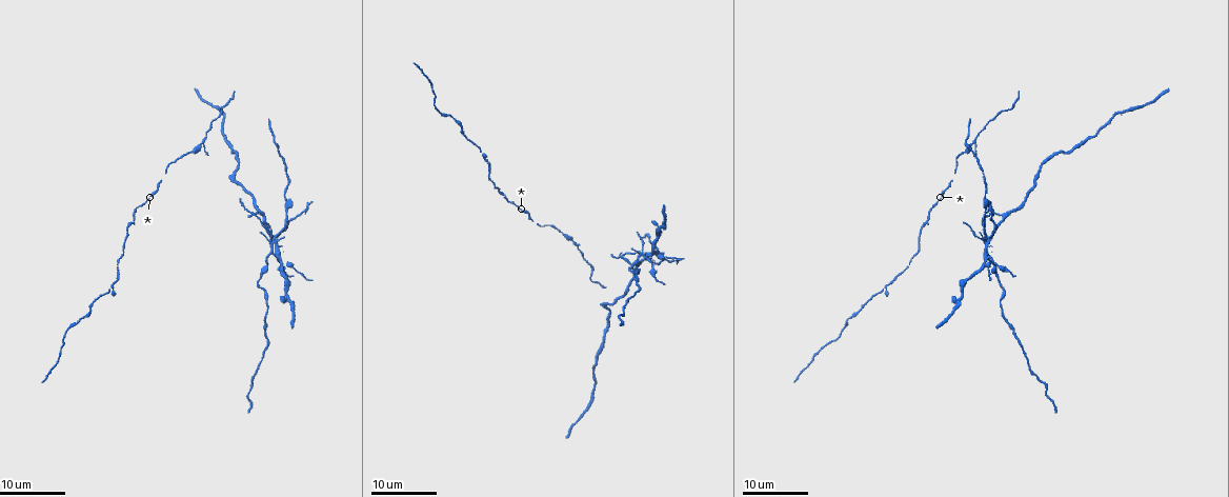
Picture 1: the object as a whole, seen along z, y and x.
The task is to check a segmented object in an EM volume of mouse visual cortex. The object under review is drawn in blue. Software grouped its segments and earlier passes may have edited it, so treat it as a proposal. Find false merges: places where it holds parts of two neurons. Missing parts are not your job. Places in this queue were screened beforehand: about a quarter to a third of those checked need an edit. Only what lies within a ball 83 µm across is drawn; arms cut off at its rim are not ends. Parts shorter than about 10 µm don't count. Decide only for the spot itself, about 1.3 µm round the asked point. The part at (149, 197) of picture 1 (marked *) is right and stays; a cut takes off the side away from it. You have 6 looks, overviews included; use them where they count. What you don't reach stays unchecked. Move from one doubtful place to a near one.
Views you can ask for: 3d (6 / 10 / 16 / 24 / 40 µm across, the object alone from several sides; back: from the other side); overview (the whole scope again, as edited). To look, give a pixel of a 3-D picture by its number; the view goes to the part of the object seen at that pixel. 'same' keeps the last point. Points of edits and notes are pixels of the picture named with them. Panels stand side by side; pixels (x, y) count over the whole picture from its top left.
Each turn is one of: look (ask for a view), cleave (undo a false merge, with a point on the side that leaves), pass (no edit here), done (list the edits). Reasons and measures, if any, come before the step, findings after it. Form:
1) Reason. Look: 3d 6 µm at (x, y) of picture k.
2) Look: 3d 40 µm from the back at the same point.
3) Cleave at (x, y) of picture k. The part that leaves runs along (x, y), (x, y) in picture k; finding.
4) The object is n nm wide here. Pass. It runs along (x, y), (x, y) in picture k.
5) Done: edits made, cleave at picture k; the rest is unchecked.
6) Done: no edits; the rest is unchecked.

Thick turns thin. Look: 3d 24 µm at (973, 141) of picture 1.

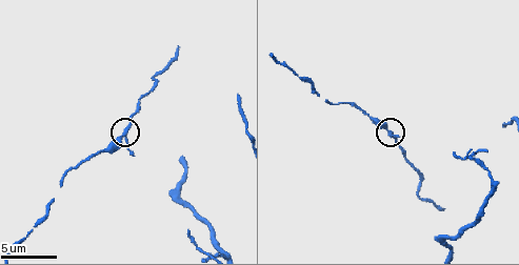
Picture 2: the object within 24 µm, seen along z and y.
Look: 3d 6 µm at (126, 135) of picture 2.

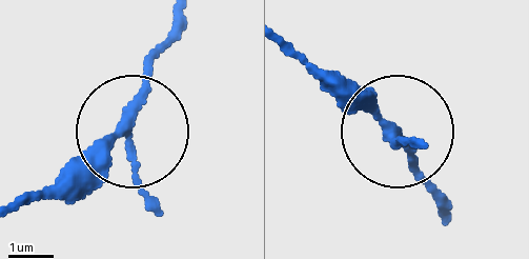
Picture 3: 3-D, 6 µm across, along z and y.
Pass. It runs along (283, 39), (397, 125), (449, 201) in picture 3; continuous, no second neuron.

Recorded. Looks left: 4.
Small branch off a trunk. Look: 3d 24 µm at (479, 151) of picture 1.

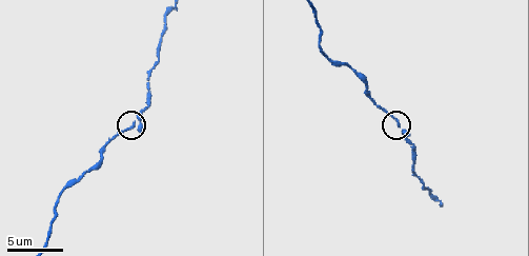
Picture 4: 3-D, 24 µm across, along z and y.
Look: 3d 10 µm at (134, 123) of picture 4.

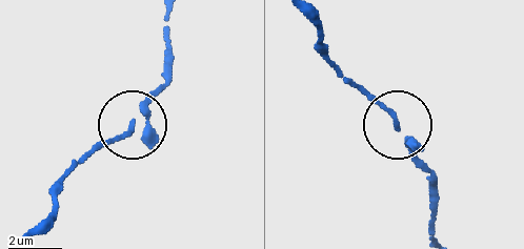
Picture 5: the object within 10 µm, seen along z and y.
Look: 3d 10 µm from the back at (132, 128) of picture 5.

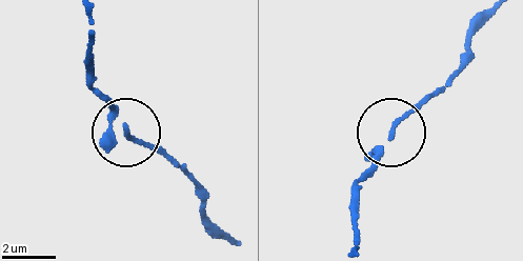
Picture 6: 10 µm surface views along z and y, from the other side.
The object is 140 nm wide here. Pass. It runs along (88, 19), (88, 73), (111, 114), (174, 159) in picture 6; one neuron here.

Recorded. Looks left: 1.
Done: no edits; the rest is unchecked.

